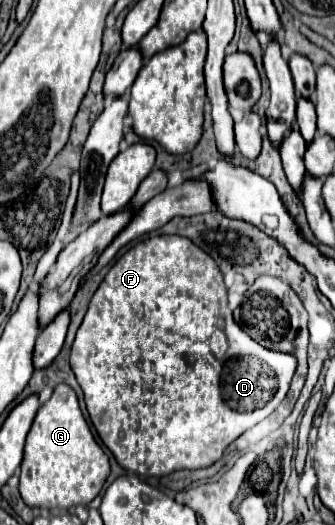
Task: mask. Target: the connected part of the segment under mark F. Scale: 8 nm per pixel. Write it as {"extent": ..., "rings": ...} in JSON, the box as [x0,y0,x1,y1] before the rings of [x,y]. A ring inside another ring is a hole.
{"extent":[70,236,296,476],"rings":[[[152,236],[134,244],[108,270],[94,292],[72,344],[70,366],[84,390],[86,410],[118,464],[140,476],[212,466],[240,434],[268,418],[284,400],[296,372],[296,356],[254,342],[232,318],[216,262],[184,236]],[[228,358],[260,358],[276,374],[276,394],[260,410],[232,410],[220,394],[220,370]]]}

